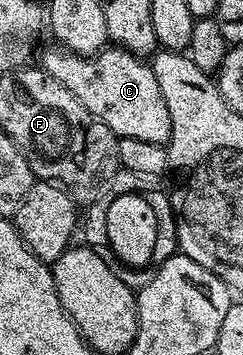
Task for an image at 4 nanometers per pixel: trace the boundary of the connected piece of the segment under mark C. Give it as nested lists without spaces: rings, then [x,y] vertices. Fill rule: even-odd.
[[[52,46],[44,56],[42,67],[117,138],[142,138],[142,142],[167,145],[172,133],[170,110],[166,110],[166,98],[158,90],[158,78],[154,78],[151,63],[119,46],[105,47],[94,56],[79,56],[77,52]]]

